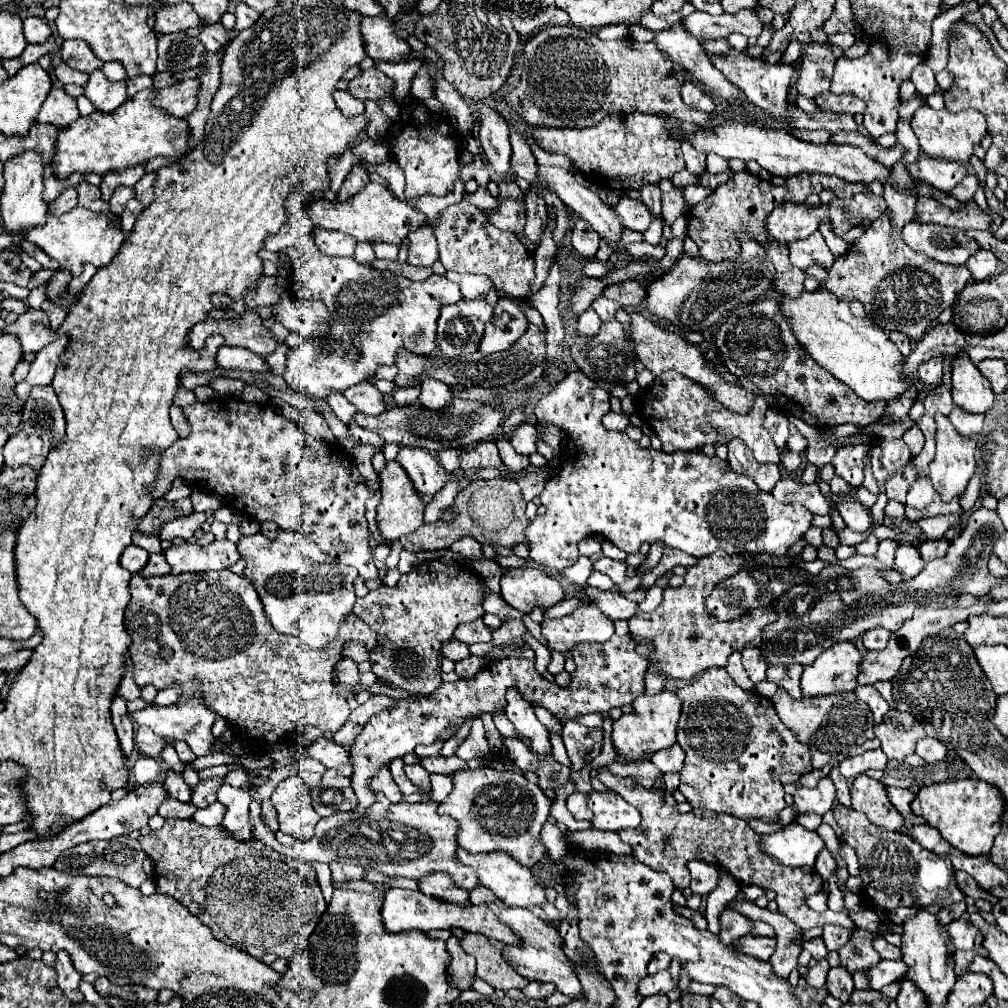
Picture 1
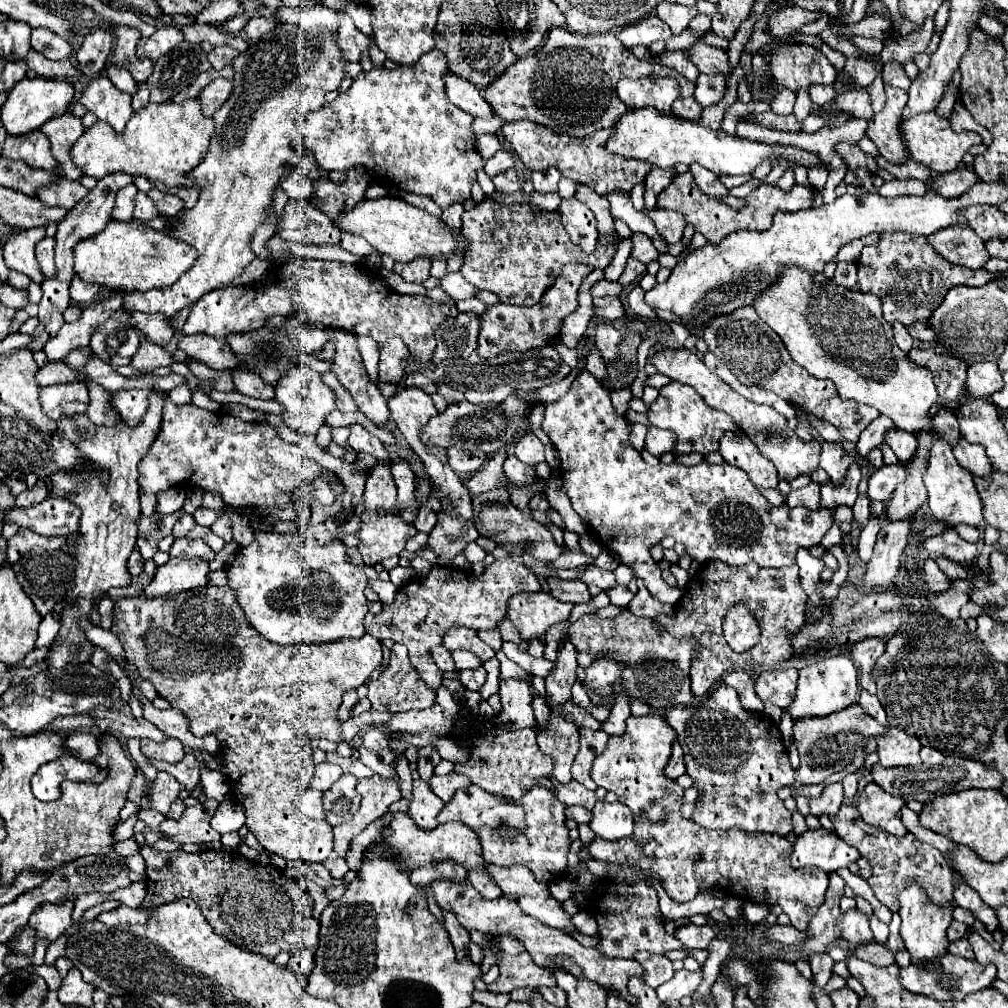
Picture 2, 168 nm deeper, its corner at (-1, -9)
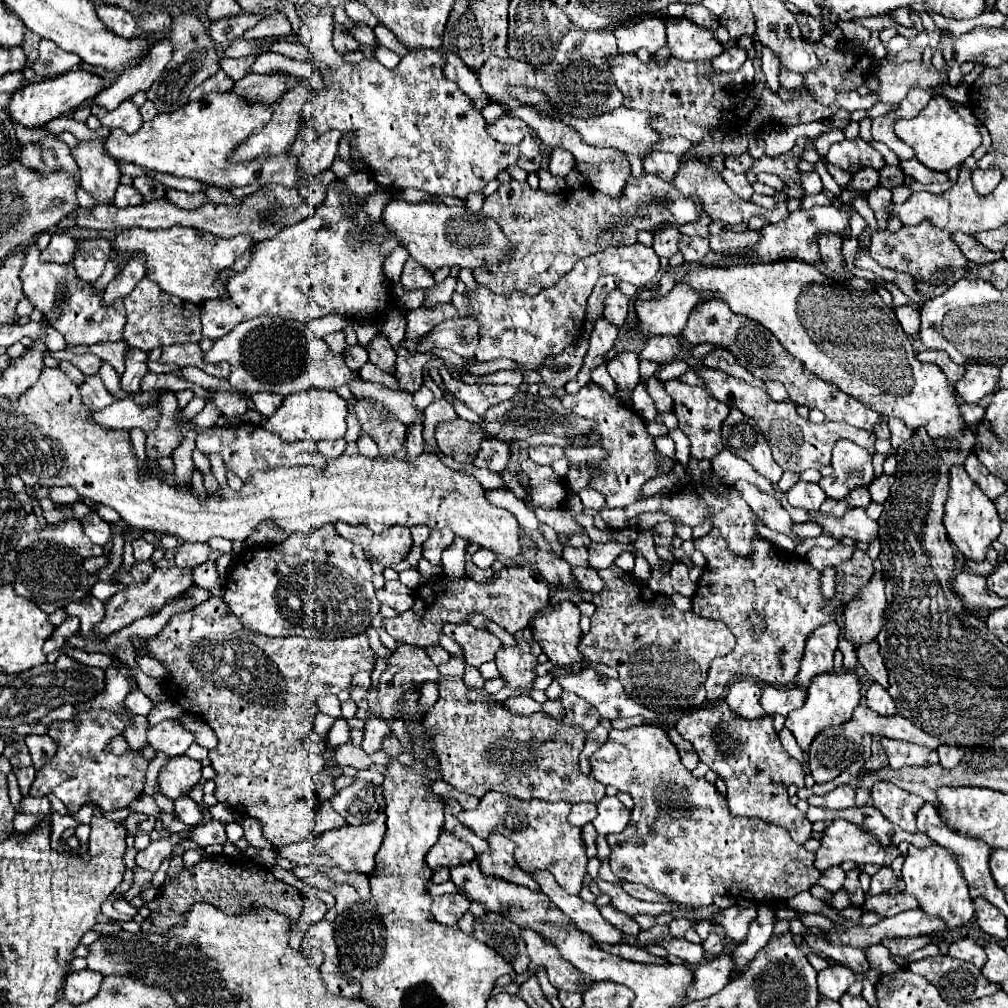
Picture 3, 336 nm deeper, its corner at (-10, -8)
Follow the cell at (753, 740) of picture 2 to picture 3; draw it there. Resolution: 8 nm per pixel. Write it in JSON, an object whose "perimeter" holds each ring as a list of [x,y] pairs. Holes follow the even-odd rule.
{"perimeter":[[[719,700],[679,718],[675,728],[693,744],[699,760],[725,782],[727,806],[733,816],[755,816],[767,824],[777,824],[789,830],[797,844],[805,844],[811,838],[811,822],[801,810],[789,804],[787,796],[787,788],[791,784],[803,786],[805,772],[799,760],[791,758],[781,746],[769,716],[745,720],[737,716],[725,700]]]}

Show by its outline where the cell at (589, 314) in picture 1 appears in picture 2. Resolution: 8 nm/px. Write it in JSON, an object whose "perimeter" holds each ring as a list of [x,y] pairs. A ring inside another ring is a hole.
{"perimeter":[[[592,349],[592,353],[588,355],[588,359],[586,359],[586,369],[592,371],[594,377],[596,377],[600,383],[604,383],[604,369],[606,369],[606,365],[602,363],[598,349]]]}

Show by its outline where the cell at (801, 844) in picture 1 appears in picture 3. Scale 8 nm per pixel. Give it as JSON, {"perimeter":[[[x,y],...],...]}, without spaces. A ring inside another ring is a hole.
{"perimeter":[[[835,820],[821,838],[821,848],[815,852],[815,866],[819,870],[827,870],[831,866],[839,866],[847,860],[863,866],[863,864],[879,864],[889,866],[899,856],[895,846],[883,848],[877,844],[873,836],[863,832],[851,822]]]}

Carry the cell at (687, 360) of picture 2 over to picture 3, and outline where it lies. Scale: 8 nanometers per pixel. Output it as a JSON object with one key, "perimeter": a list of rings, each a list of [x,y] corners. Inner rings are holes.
{"perimeter":[[[695,366],[693,368],[697,376],[701,376],[707,392],[717,398],[719,402],[725,402],[727,406],[733,406],[741,412],[745,412],[745,416],[751,416],[757,426],[761,428],[771,452],[773,452],[773,458],[775,462],[783,468],[783,470],[789,470],[789,472],[795,472],[795,474],[801,474],[809,468],[815,468],[815,470],[821,470],[823,466],[829,466],[831,464],[831,450],[835,446],[835,442],[839,438],[847,438],[855,444],[861,444],[863,448],[867,448],[869,452],[875,454],[875,434],[873,432],[867,432],[867,430],[861,430],[861,428],[853,428],[851,424],[845,424],[845,422],[823,422],[823,424],[811,424],[809,420],[801,418],[797,412],[795,412],[795,404],[793,402],[775,402],[769,398],[769,394],[765,390],[759,390],[759,388],[753,388],[749,386],[747,382],[739,380],[739,378],[733,378],[725,372],[719,372],[719,370],[713,370],[713,368],[707,368],[707,366]]]}

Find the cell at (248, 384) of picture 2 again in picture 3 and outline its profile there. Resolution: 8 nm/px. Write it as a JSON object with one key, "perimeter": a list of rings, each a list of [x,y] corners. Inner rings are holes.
{"perimeter":[[[257,392],[251,398],[255,402],[257,412],[261,412],[265,416],[271,416],[283,402],[283,396],[273,396],[273,394],[265,394],[265,392]]]}

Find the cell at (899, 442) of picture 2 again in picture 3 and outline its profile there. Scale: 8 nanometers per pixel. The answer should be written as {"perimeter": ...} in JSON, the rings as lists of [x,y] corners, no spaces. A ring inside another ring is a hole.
{"perimeter":[[[887,418],[887,426],[891,430],[891,446],[893,448],[899,448],[903,442],[907,442],[909,438],[913,438],[913,430],[909,430],[905,426],[903,420],[897,420],[897,418]]]}

